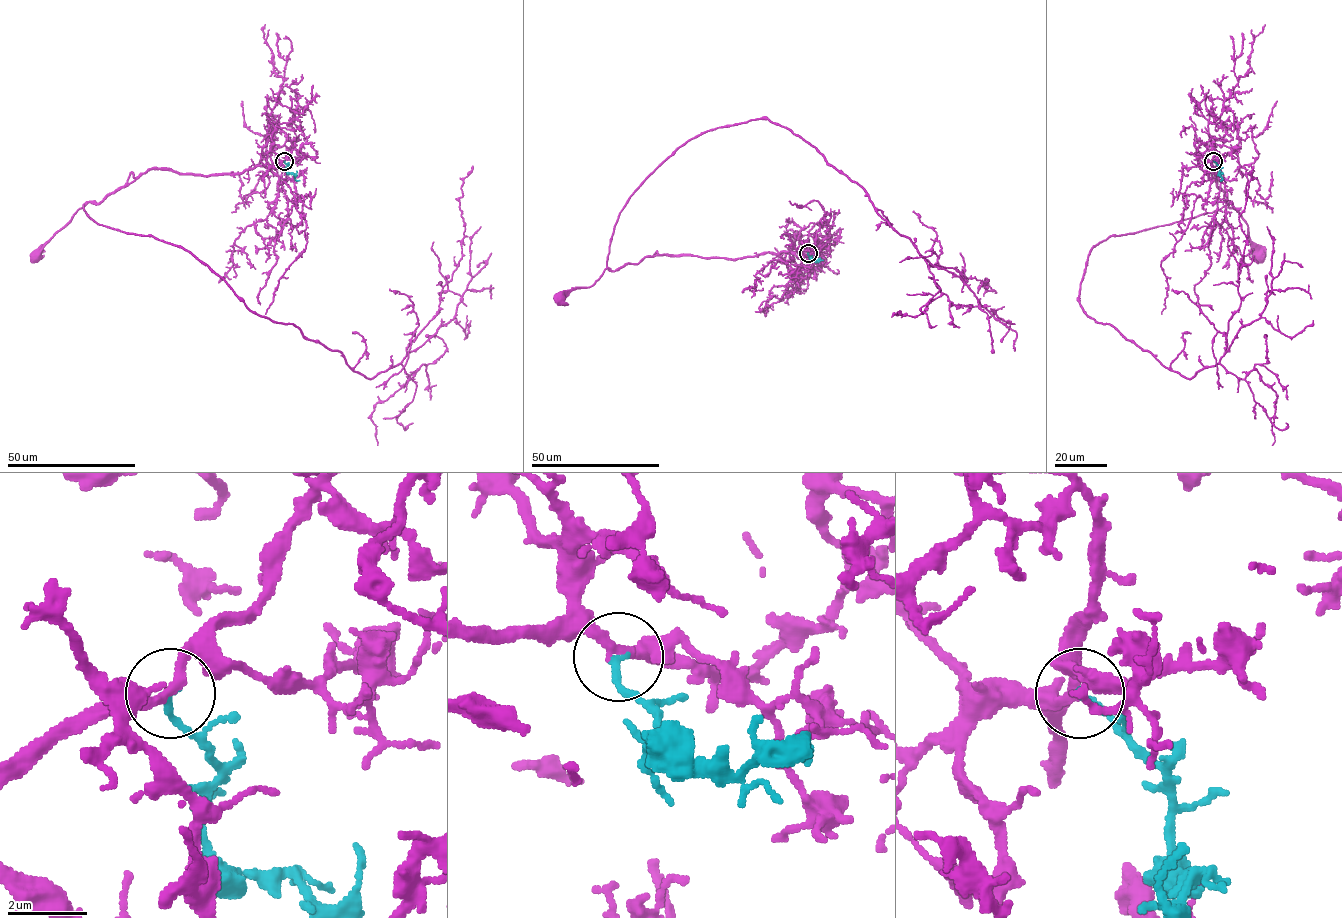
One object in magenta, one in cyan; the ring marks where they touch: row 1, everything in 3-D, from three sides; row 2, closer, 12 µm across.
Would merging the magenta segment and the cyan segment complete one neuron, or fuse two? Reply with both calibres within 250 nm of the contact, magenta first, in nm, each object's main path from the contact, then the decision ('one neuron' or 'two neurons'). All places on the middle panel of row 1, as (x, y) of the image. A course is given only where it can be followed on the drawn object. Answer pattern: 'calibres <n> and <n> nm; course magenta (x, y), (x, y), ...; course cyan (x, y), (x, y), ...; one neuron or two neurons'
calibres 240 and 170 nm; course magenta (808, 253), (780, 251), (734, 259), (647, 256), (637, 263), (607, 268), (592, 285), (572, 288), (559, 299); course cyan (808, 253), (810, 259), (823, 260); one neuron

